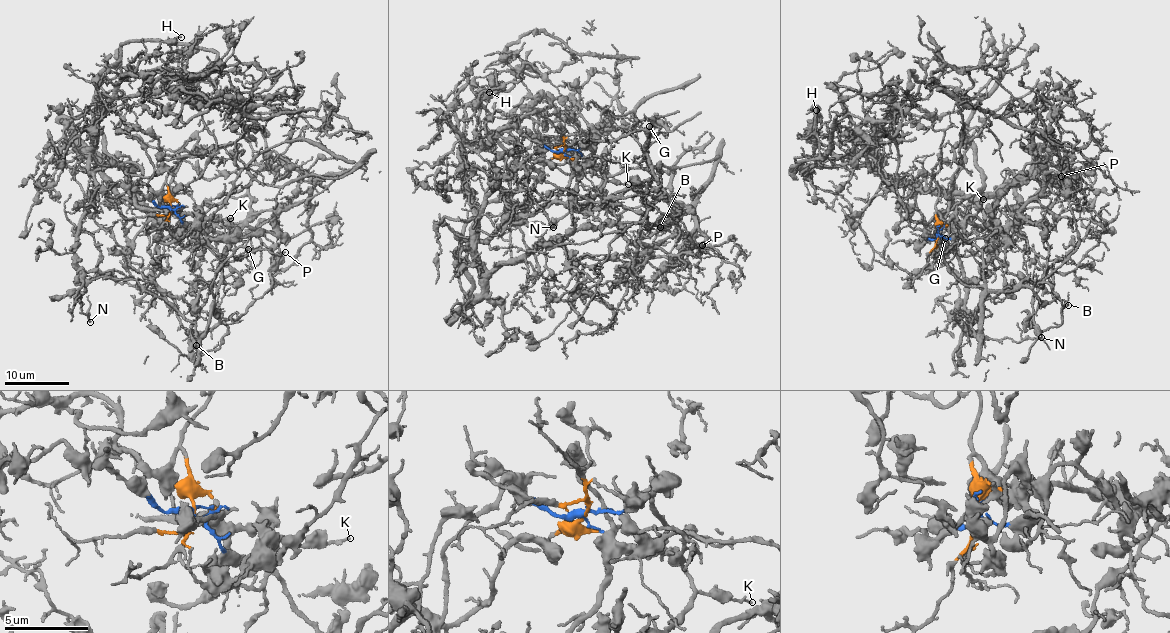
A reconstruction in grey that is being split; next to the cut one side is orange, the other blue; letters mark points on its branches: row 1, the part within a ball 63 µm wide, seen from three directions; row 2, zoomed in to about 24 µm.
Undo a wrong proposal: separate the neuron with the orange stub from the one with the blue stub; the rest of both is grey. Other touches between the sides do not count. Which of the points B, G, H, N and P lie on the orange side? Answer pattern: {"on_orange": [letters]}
{"on_orange": ["H"]}

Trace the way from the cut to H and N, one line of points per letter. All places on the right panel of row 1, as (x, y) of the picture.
H: (937, 234), (936, 187), (886, 191), (892, 182), (851, 163), (847, 152), (815, 132), (817, 110)
N: (937, 234), (958, 233), (982, 252), (978, 335), (964, 316), (956, 313), (955, 323), (1001, 339), (1041, 337)

